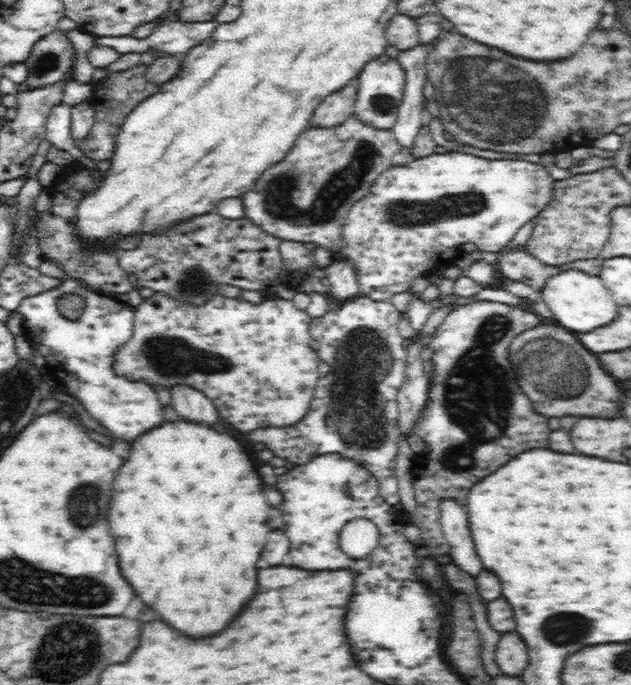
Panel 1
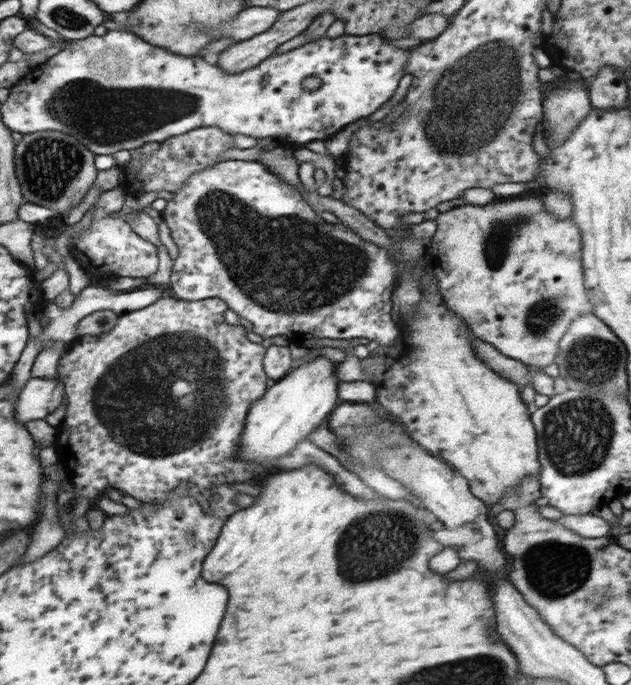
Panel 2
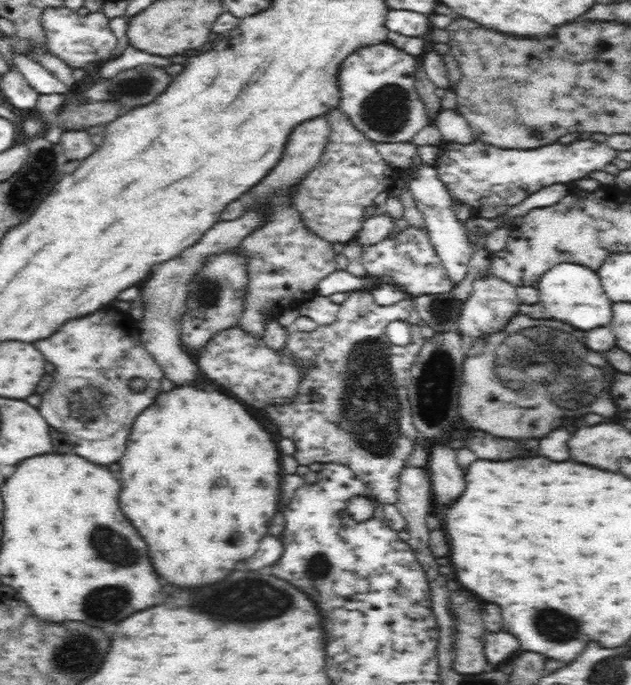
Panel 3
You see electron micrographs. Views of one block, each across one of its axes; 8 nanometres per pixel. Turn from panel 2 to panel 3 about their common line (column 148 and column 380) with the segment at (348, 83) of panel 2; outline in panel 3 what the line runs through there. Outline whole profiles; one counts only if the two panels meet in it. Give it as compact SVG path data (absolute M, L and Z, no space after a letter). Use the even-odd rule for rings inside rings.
M391 43L368 44L350 52L336 70L336 83L340 111L366 135L366 138L376 144L402 144L410 143L415 134L422 128L435 124L435 112L432 104L424 100L416 88L416 64L418 57L412 56Z

